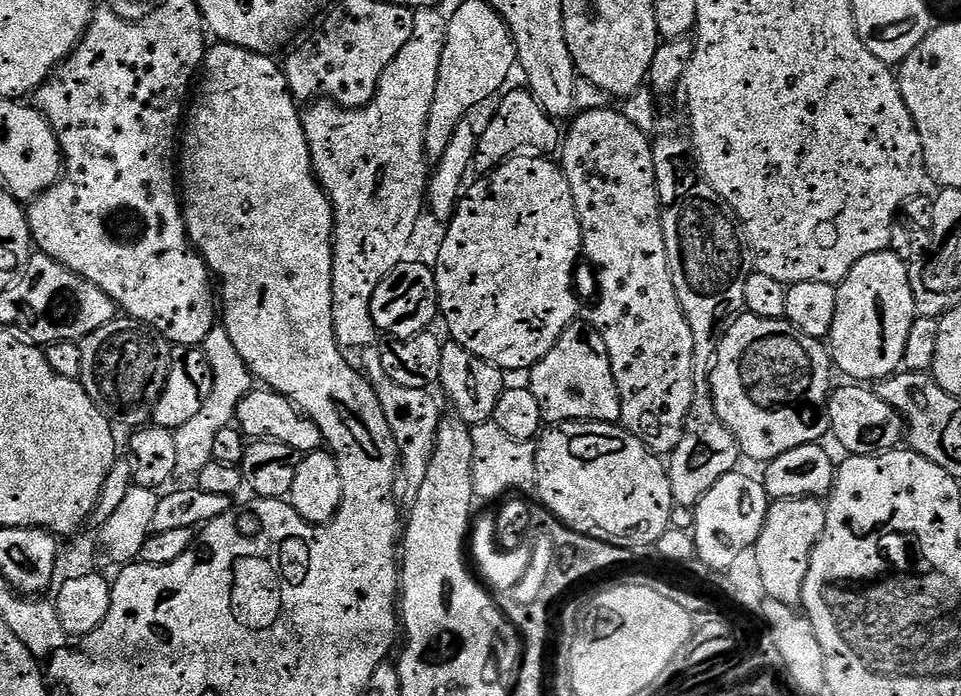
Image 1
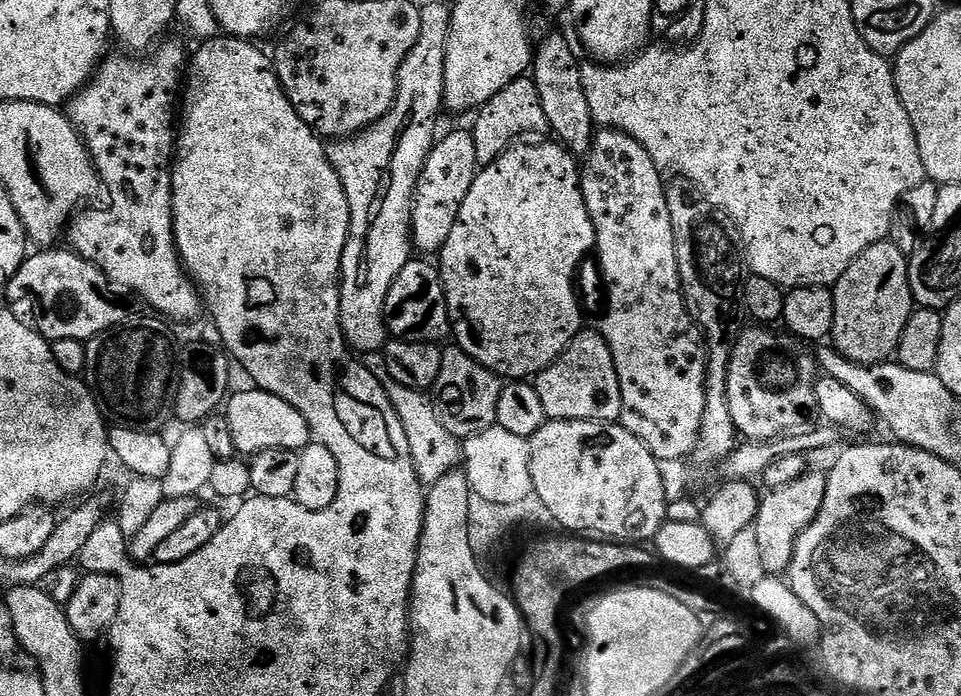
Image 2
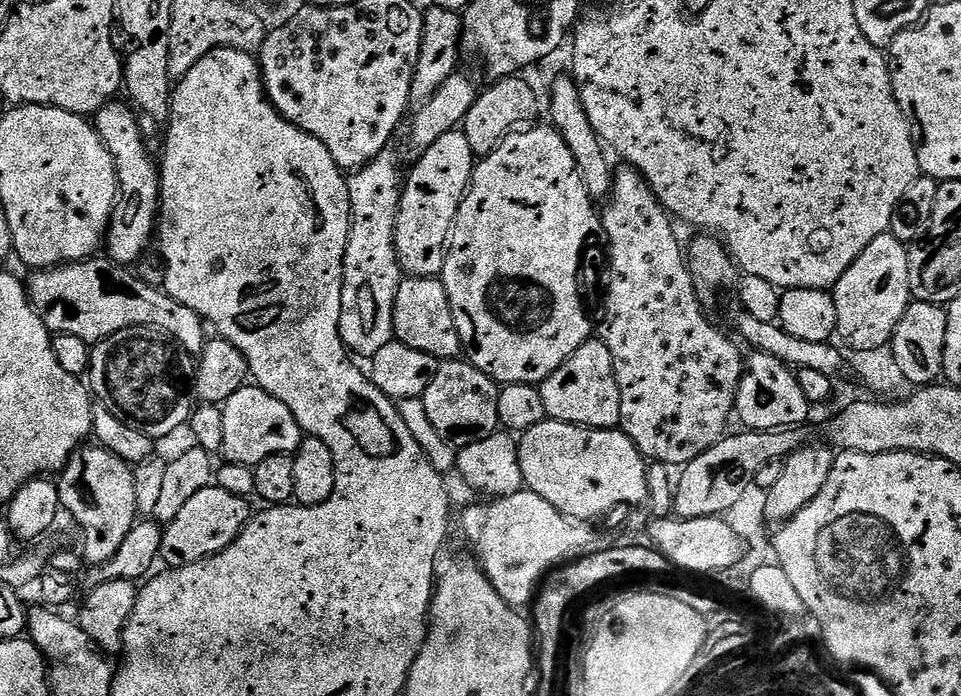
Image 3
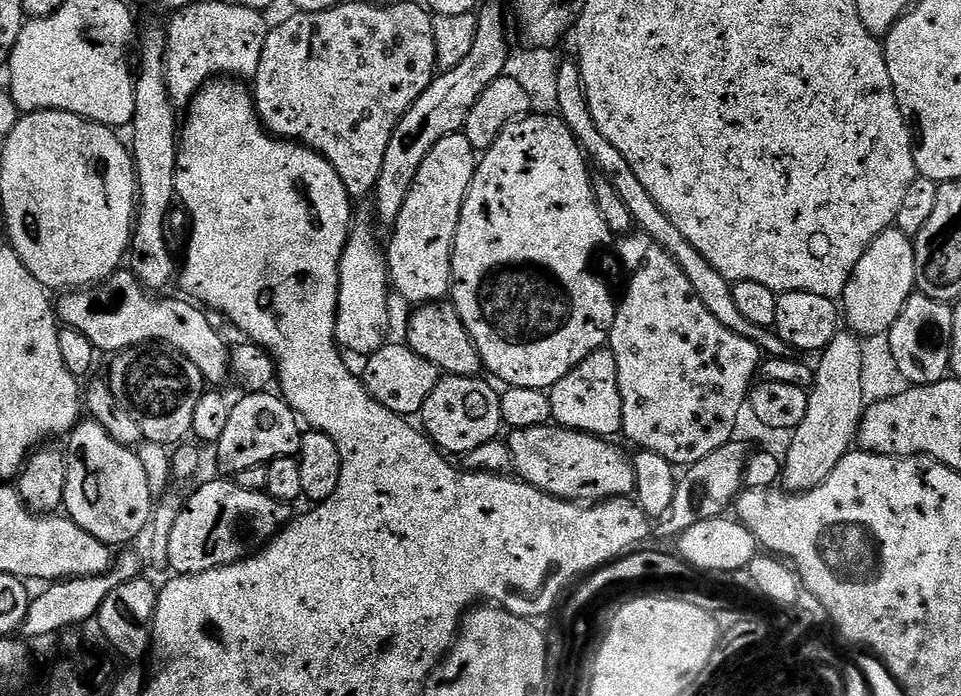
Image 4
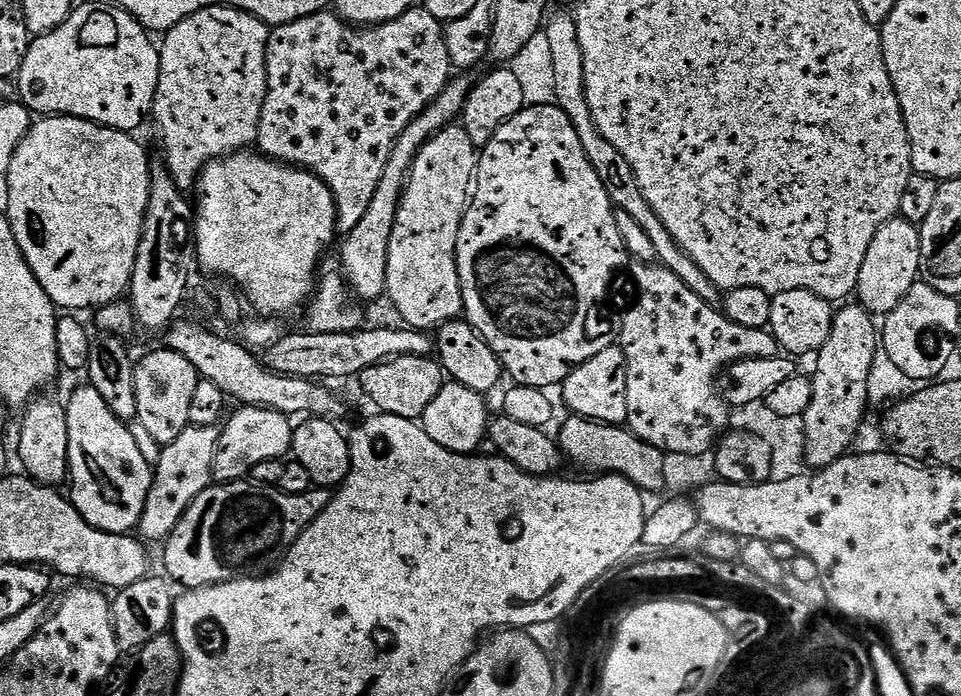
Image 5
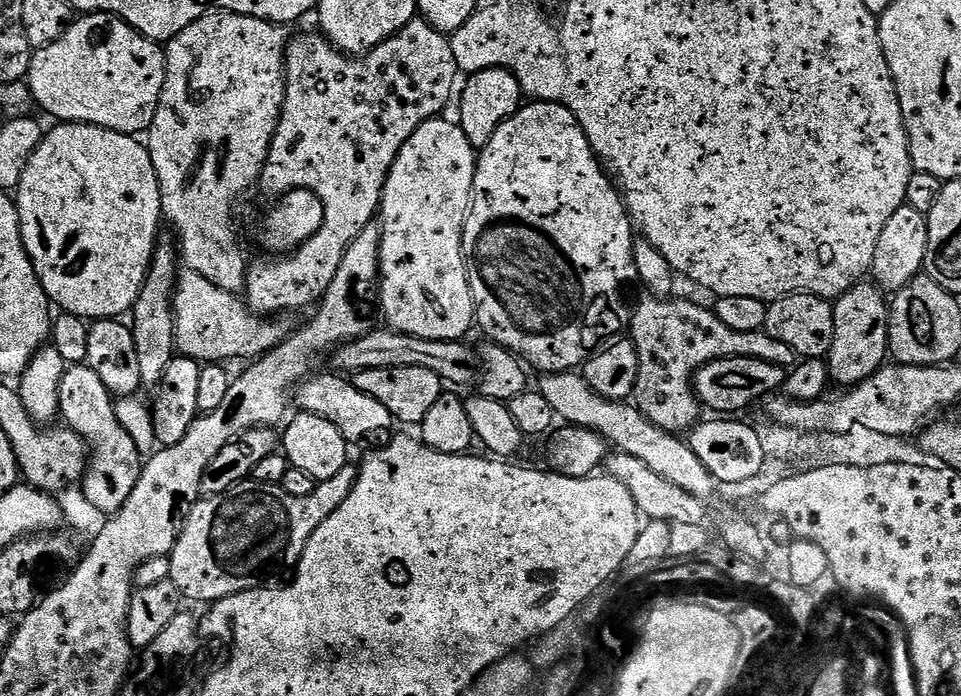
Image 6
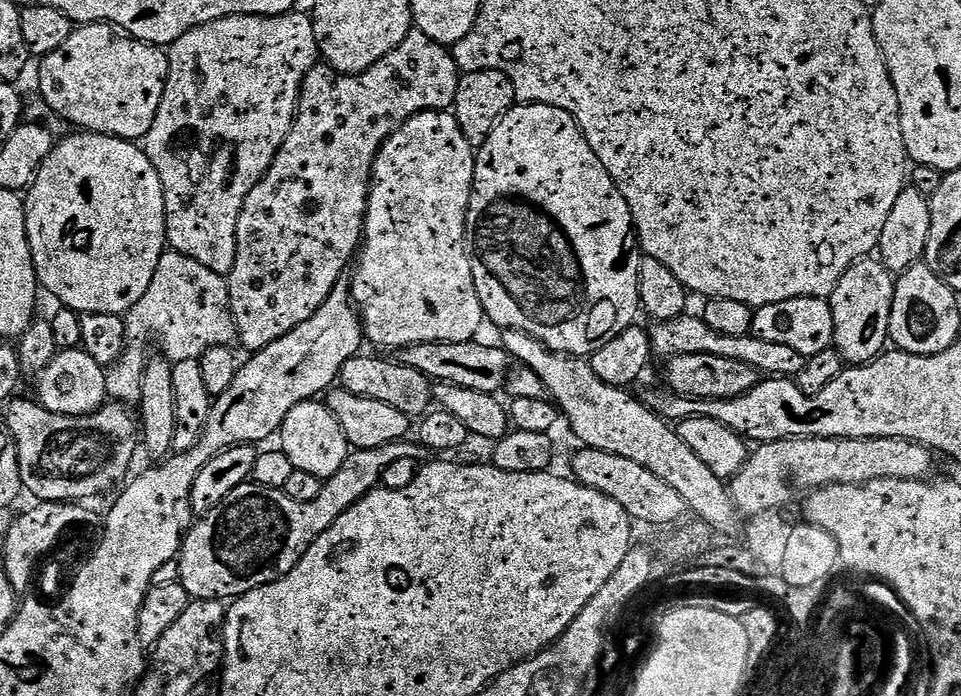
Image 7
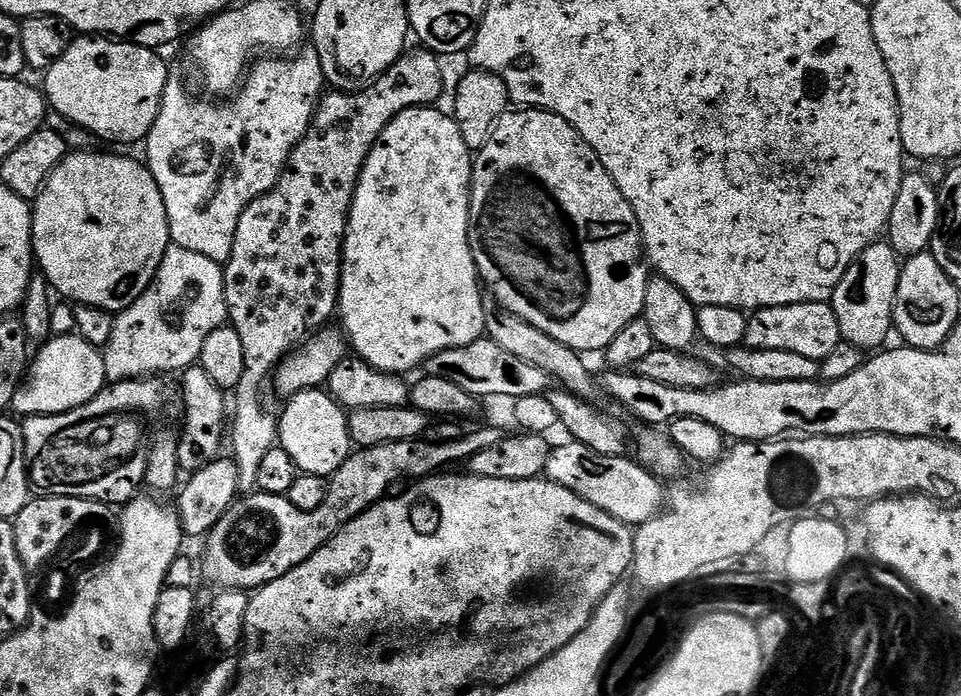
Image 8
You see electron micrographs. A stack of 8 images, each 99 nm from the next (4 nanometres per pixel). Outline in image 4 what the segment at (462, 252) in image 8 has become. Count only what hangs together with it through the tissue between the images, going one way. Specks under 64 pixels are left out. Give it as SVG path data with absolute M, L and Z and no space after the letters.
M463 132L442 138L438 146L426 154L426 162L422 162L422 170L418 170L418 178L414 178L414 186L410 186L410 194L406 194L402 214L398 214L396 226L390 232L392 241L386 244L386 259L395 295L397 292L412 306L435 304L449 295L452 247L477 163L478 154Z

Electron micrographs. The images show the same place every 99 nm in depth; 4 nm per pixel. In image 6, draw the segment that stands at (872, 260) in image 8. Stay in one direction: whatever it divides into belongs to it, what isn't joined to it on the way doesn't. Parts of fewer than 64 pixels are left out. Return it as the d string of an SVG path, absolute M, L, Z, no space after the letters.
M872 282L855 284L848 292L843 292L835 301L834 342L826 357L828 375L840 386L860 384L884 367L890 356L888 346L889 301Z

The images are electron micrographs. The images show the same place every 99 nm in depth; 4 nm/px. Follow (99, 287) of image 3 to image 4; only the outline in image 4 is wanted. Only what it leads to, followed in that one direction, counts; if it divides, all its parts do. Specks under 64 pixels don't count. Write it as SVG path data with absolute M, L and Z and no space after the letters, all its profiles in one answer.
M130 270L116 272L107 276L100 284L91 284L89 288L65 291L61 296L64 297L55 305L59 323L86 334L86 338L90 338L90 342L101 353L115 354L126 348L136 348L140 344L163 344L176 348L183 356L190 358L190 362L198 366L209 385L220 386L220 383L230 376L230 344L220 337L219 330L208 321L209 313L188 298L160 300L164 298L157 298L151 291L146 290Z

